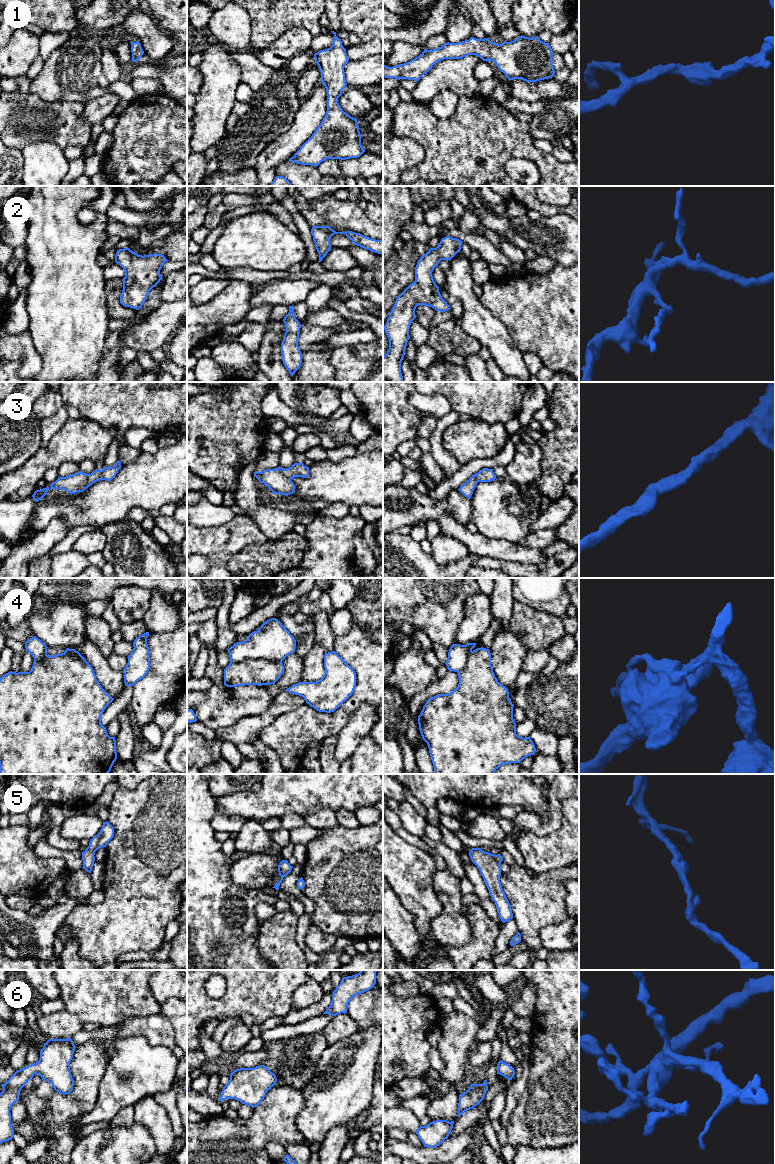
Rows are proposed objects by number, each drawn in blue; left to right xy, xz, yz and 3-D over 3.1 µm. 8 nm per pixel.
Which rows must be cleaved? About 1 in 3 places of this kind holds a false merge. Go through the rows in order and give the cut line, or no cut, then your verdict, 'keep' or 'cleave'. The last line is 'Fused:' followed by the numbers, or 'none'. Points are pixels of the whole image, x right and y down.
1: no cut; keep
2: no cut; keep
3: no cut; keep
4: cut in xz along (281, 660), (245, 659), (230, 663); cleave
5: no cut; keep
6: no cut; keep
Fused: 4

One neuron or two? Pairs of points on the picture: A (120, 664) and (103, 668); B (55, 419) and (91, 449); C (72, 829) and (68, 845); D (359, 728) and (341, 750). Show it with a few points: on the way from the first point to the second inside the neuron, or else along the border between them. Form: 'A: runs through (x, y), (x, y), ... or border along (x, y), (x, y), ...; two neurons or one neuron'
A: border along (106, 658), (107, 662), (115, 670), (122, 671); two neurons
B: border along (69, 418), (48, 444); two neurons
C: border along (60, 826), (60, 832), (63, 836), (78, 840); two neurons
D: runs through (354, 733), (348, 739), (346, 745); one neuron

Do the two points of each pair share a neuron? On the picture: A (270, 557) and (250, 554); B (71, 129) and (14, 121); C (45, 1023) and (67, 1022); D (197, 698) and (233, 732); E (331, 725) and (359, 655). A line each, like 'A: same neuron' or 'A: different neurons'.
A: same neuron
B: same neuron
C: same neuron
D: different neurons
E: same neuron

